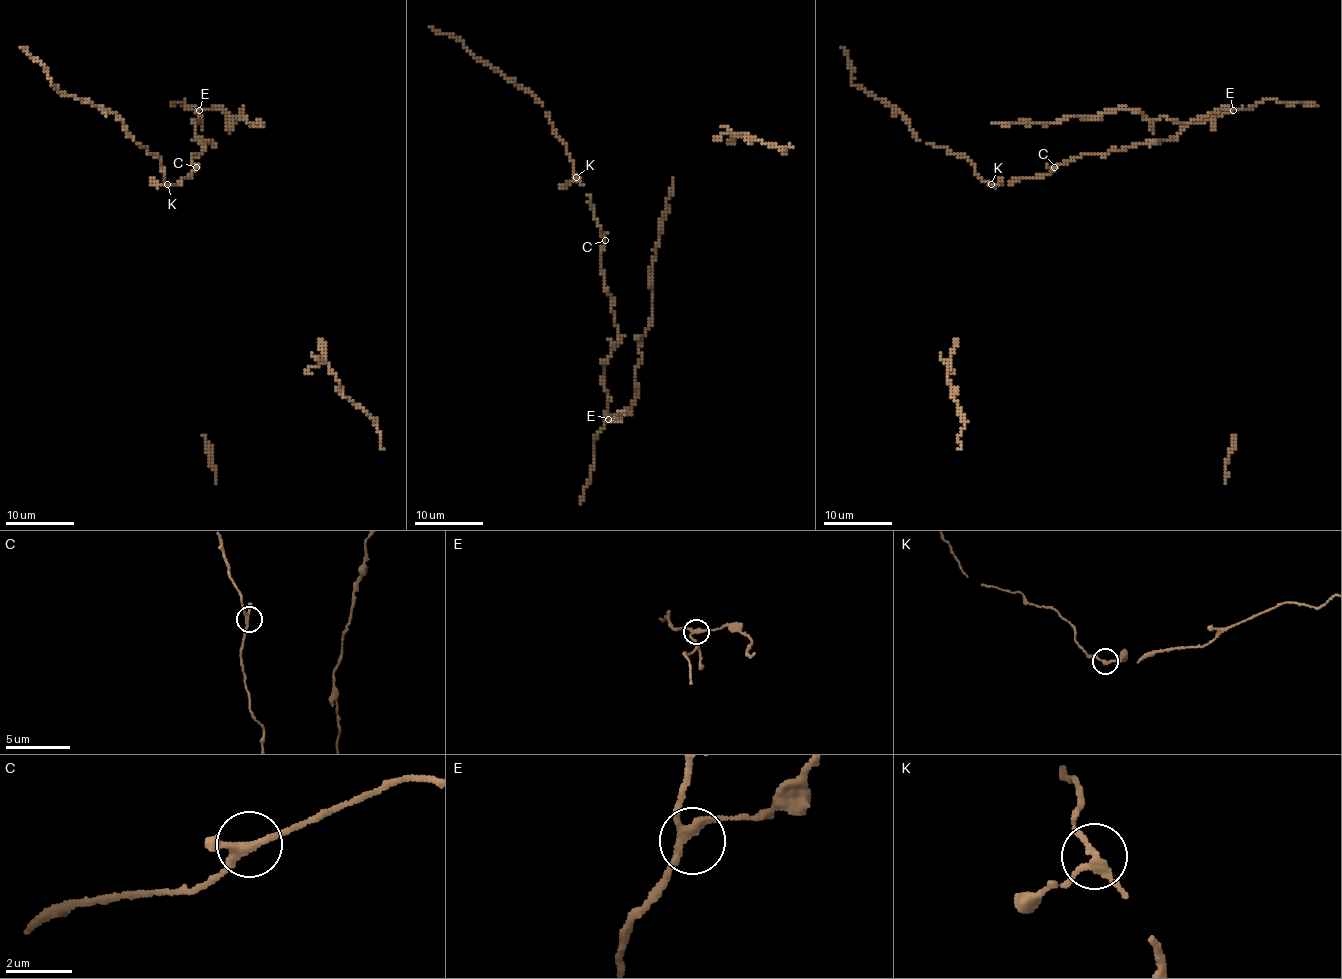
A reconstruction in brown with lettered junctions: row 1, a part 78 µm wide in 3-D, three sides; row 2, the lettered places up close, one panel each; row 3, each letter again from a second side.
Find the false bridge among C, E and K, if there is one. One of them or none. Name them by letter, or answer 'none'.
none

